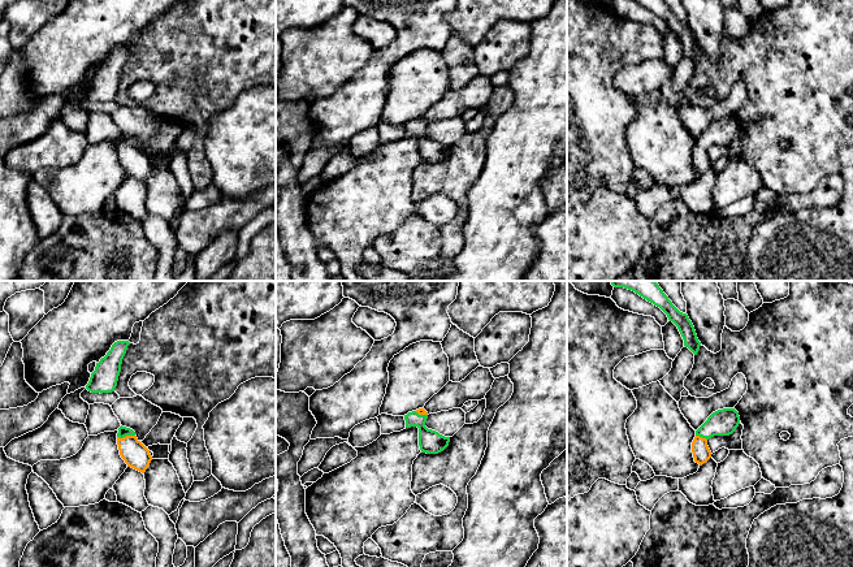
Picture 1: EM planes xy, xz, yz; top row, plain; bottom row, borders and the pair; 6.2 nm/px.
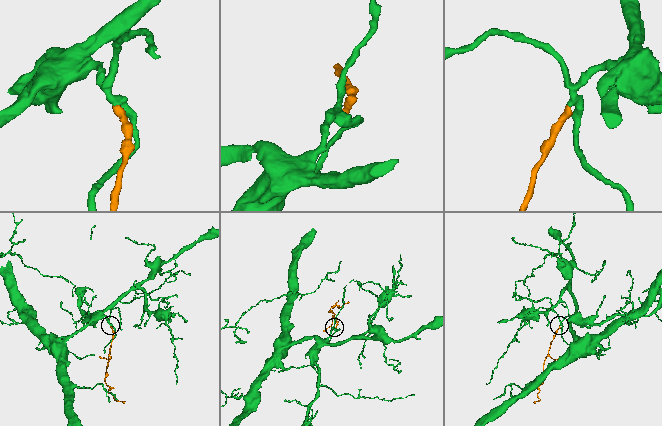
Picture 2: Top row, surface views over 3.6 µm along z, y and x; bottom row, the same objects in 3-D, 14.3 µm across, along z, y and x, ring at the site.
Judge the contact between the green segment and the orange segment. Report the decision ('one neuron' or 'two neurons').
one neuron

